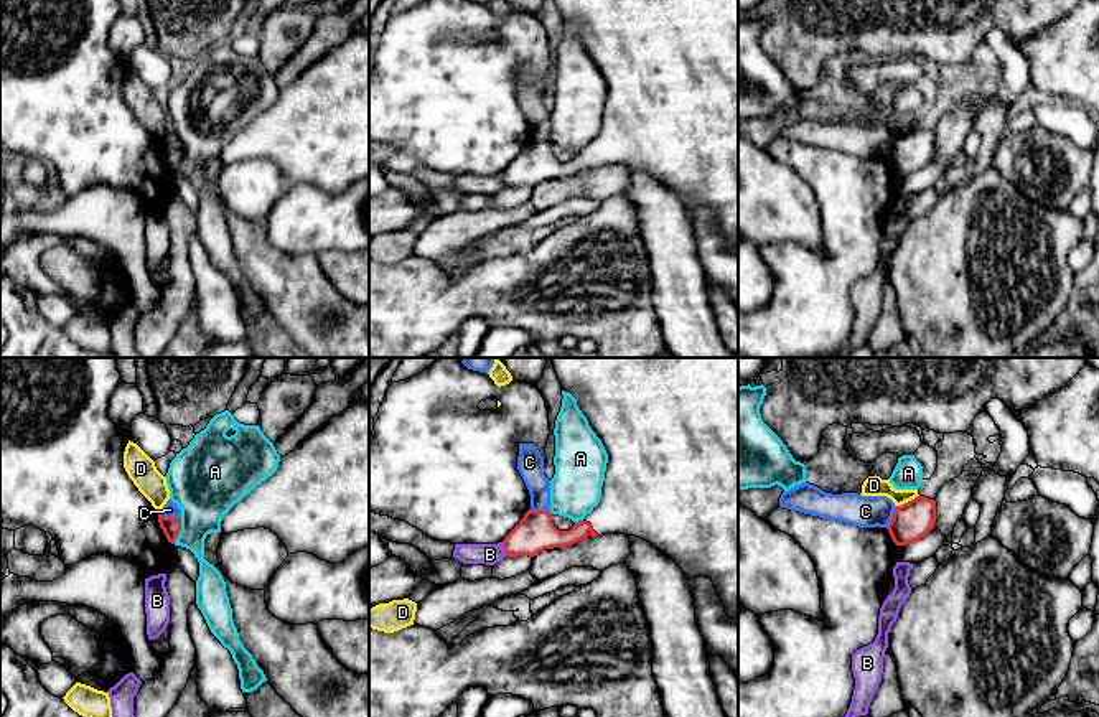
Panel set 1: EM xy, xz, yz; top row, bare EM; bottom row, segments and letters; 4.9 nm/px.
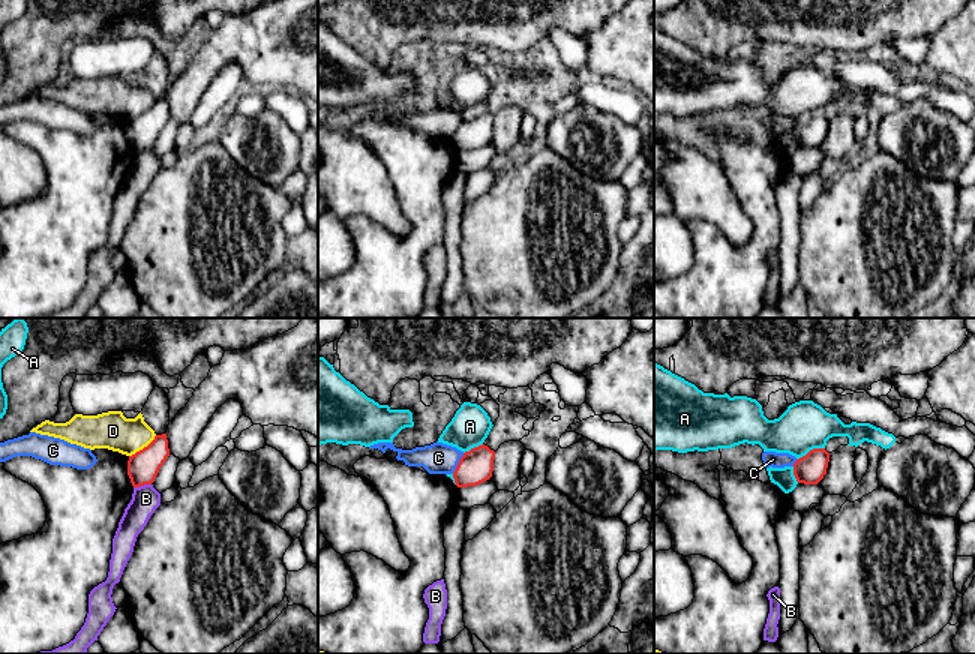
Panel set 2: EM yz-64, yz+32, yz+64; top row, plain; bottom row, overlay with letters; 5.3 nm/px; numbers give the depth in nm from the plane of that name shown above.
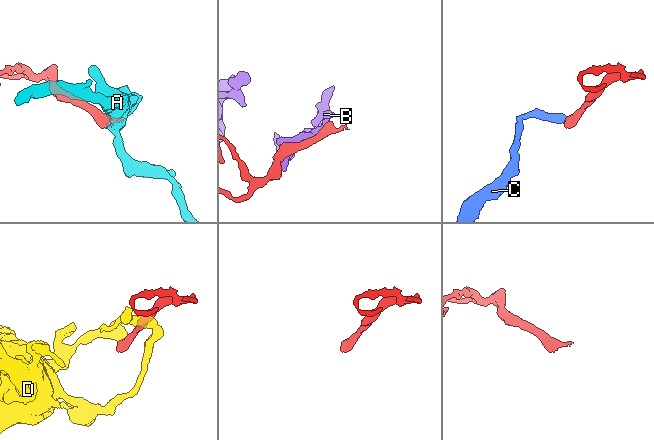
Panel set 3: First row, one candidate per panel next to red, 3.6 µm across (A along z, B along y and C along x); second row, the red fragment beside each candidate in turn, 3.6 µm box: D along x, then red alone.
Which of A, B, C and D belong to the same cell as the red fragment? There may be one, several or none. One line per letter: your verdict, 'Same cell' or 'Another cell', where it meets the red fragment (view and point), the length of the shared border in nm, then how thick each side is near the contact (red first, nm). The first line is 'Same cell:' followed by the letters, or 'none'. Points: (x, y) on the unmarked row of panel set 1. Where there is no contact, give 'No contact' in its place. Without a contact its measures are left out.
Same cell: none
A: Another cell. Touches red at xy (178, 162). Shared border 130 nm. Thickness 90 nm (red) against 320 nm
B: Another cell. Touches red at xz (505, 180). Shared border 70 nm. Thickness 190 nm (red) against 110 nm
C: Another cell. Touches red at xy (170, 149). Shared border 120 nm. Thickness 90 nm (red) against 80 nm
D: Another cell. Touches red at yz (908, 132). Shared border 130 nm. Thickness 180 nm (red) against 100 nm

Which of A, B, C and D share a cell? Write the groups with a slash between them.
A / B / C / D

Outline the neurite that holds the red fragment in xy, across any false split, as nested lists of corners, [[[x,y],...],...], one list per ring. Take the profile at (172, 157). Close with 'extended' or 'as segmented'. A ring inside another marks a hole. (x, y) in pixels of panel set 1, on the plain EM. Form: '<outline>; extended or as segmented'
[[[158,142],[158,153],[160,153],[160,158],[163,160],[168,173],[175,175],[175,171],[181,162],[181,148],[165,148]]]; as segmented

